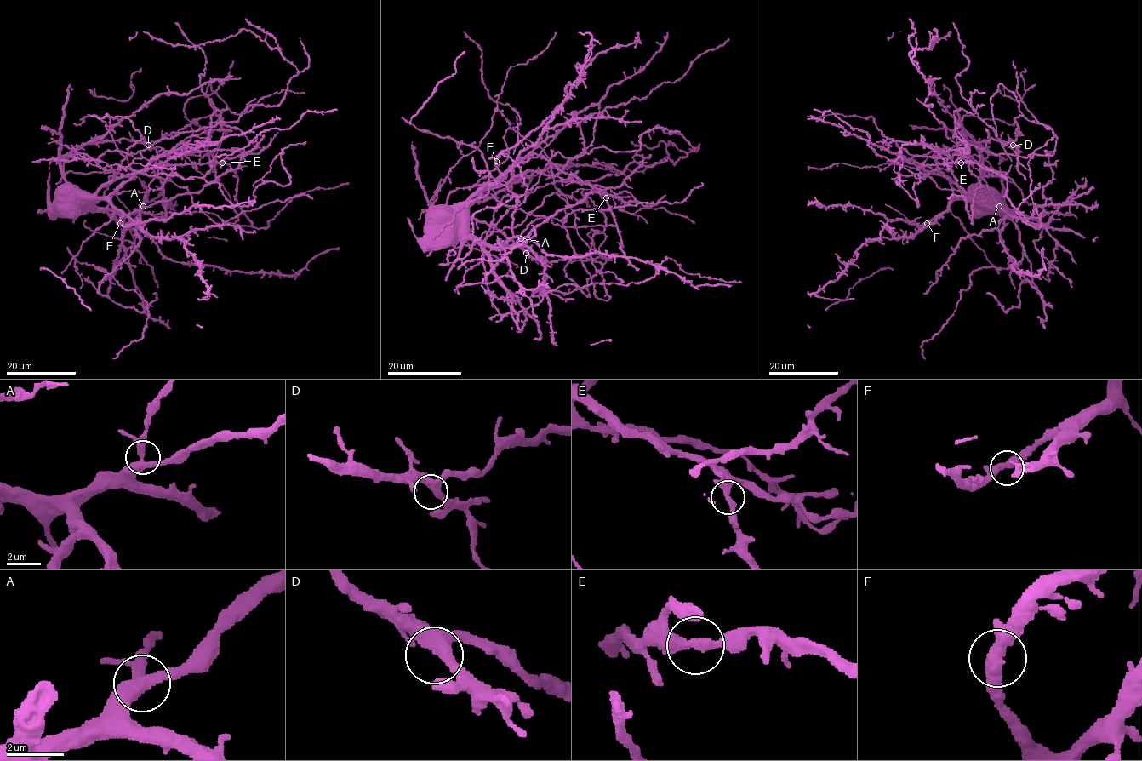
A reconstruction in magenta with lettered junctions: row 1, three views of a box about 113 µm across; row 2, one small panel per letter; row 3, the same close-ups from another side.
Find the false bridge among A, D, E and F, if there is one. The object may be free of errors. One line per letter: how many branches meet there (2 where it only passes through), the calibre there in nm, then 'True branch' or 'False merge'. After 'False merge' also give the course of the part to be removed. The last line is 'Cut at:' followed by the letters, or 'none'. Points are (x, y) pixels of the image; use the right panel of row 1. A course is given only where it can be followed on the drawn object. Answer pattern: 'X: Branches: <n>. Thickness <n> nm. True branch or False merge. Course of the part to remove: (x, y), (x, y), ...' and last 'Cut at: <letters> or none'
A: Branches: 3. Thickness 360 nm. True branch
D: Branches: 3. Thickness 380 nm. True branch
E: Branches: 3. Thickness 320 nm. True branch
F: Branches: 3. Thickness 360 nm. True branch
Cut at: none

